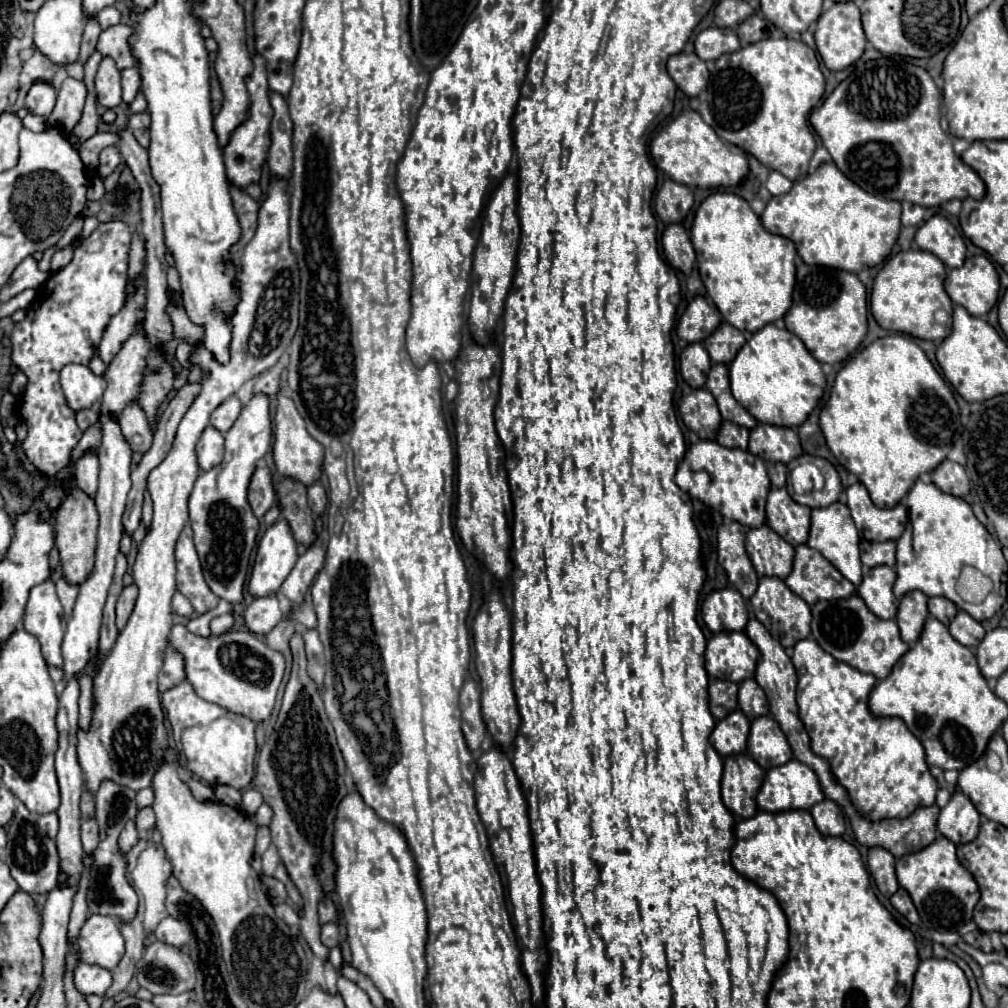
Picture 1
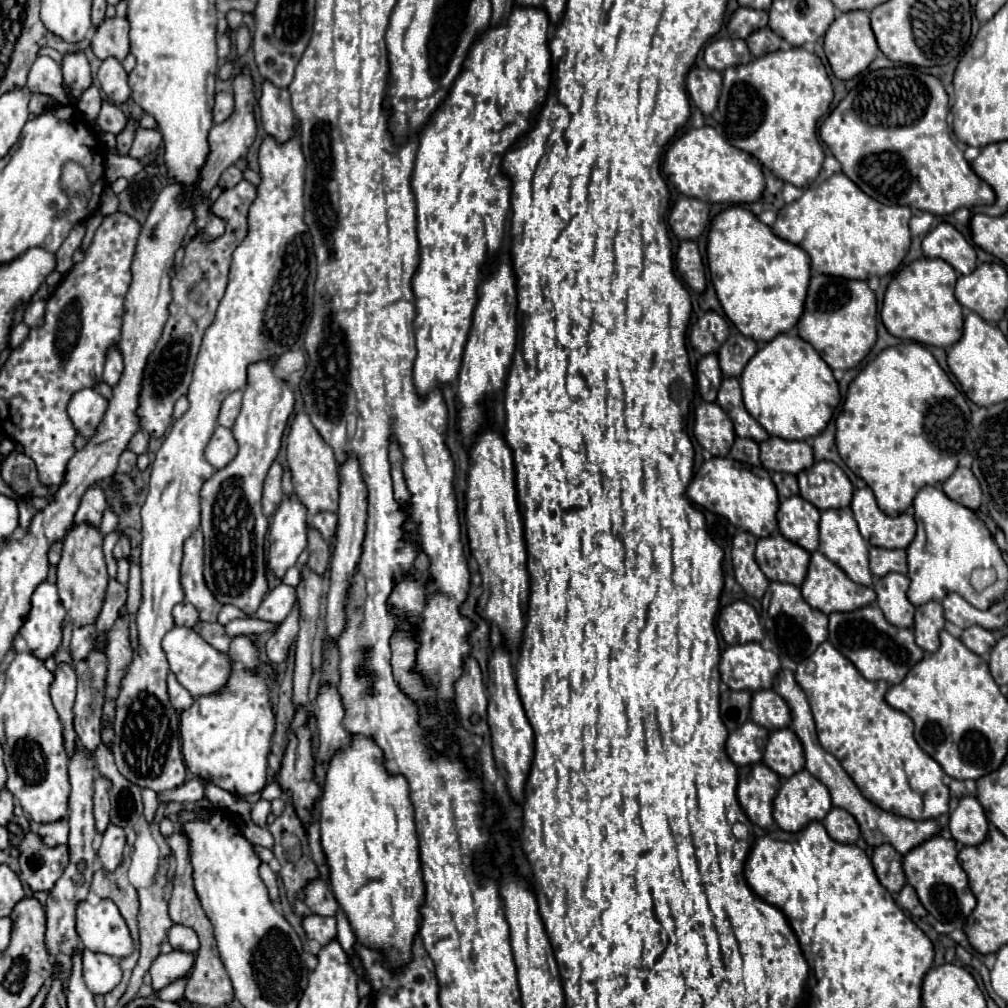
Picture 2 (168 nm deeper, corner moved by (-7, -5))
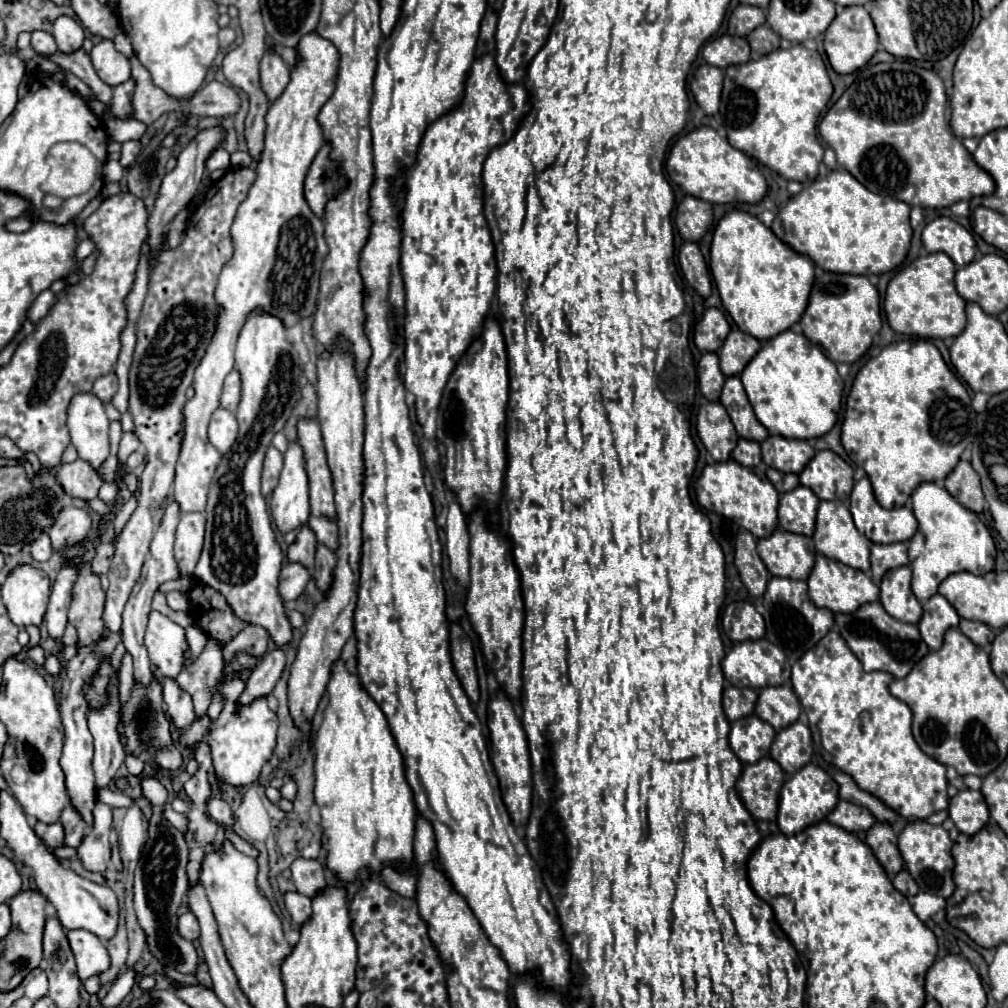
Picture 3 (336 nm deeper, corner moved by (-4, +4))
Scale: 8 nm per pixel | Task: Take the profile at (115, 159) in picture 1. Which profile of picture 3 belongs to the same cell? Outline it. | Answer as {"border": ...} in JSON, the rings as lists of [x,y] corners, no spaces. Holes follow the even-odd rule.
{"border":[[[128,80],[114,88],[112,96],[112,116],[120,120],[132,120],[132,92],[134,80]]]}

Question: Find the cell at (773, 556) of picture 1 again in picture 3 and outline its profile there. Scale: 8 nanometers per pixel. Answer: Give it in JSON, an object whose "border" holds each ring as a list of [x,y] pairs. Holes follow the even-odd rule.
{"border":[[[780,528],[768,538],[758,540],[758,554],[772,576],[794,580],[806,580],[816,558],[816,550],[806,536]]]}

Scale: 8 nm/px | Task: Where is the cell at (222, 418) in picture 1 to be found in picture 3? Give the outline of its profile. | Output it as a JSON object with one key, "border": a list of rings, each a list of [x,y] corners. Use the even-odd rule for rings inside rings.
{"border":[[[232,370],[226,380],[224,380],[224,388],[222,388],[222,396],[220,396],[220,406],[224,410],[236,410],[240,402],[240,374],[238,370]]]}

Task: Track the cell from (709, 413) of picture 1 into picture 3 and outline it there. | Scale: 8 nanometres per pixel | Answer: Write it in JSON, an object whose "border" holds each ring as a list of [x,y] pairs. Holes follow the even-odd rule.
{"border":[[[708,402],[700,406],[696,416],[696,430],[714,460],[724,462],[730,458],[738,434],[732,426],[732,420],[728,418],[728,412],[720,402]]]}

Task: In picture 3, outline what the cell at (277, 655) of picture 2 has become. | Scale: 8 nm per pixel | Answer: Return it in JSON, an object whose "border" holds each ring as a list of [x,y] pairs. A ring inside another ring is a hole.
{"border":[[[274,648],[260,660],[260,664],[250,674],[246,682],[246,690],[240,696],[240,702],[248,704],[258,696],[268,696],[276,686],[276,682],[280,680],[282,670],[284,670],[284,652],[282,648]]]}

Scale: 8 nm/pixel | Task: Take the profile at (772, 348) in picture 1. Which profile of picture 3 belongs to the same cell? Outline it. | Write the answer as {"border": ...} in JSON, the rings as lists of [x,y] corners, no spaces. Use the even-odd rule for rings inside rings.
{"border":[[[784,330],[770,338],[748,362],[740,380],[756,418],[770,434],[808,440],[826,434],[836,424],[844,382],[834,362],[828,360],[816,344],[808,342],[804,334]]]}

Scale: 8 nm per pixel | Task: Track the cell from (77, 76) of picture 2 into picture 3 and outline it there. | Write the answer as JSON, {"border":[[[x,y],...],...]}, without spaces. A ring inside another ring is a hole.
{"border":[[[60,16],[54,22],[52,36],[58,44],[58,50],[64,52],[64,54],[72,54],[72,50],[80,50],[82,42],[86,38],[84,28],[80,26],[80,22],[76,22],[72,18],[66,18],[66,16]]]}

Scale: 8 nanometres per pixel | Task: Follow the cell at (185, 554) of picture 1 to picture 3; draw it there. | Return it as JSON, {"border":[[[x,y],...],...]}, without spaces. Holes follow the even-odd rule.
{"border":[[[200,512],[182,514],[174,542],[174,558],[178,562],[180,574],[192,574],[202,552],[202,540],[204,540],[204,514]]]}

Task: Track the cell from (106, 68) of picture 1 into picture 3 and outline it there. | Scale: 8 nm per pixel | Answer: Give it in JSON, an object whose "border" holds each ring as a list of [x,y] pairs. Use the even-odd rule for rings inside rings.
{"border":[[[100,40],[94,44],[90,52],[92,64],[96,68],[96,74],[108,84],[108,86],[118,86],[124,84],[130,78],[130,62],[126,56],[122,56],[112,40]]]}

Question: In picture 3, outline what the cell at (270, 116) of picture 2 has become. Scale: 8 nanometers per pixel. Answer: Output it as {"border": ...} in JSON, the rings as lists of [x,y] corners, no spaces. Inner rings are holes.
{"border":[[[266,52],[260,62],[260,86],[270,102],[280,98],[284,86],[288,86],[288,78],[290,78],[290,70],[282,62],[282,58],[278,54]]]}

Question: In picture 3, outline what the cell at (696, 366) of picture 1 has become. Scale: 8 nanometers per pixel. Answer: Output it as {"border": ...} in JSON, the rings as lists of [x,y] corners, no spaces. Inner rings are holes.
{"border":[[[704,354],[700,364],[698,364],[698,378],[700,378],[700,392],[716,402],[720,398],[720,390],[724,384],[724,374],[720,370],[720,362],[718,362],[718,354]]]}

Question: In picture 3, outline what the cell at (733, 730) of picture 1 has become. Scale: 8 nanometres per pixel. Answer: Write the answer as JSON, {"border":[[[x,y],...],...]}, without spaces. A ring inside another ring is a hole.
{"border":[[[750,714],[748,718],[740,718],[730,726],[730,746],[734,754],[744,762],[752,764],[766,756],[770,744],[774,740],[774,728],[768,722]]]}

